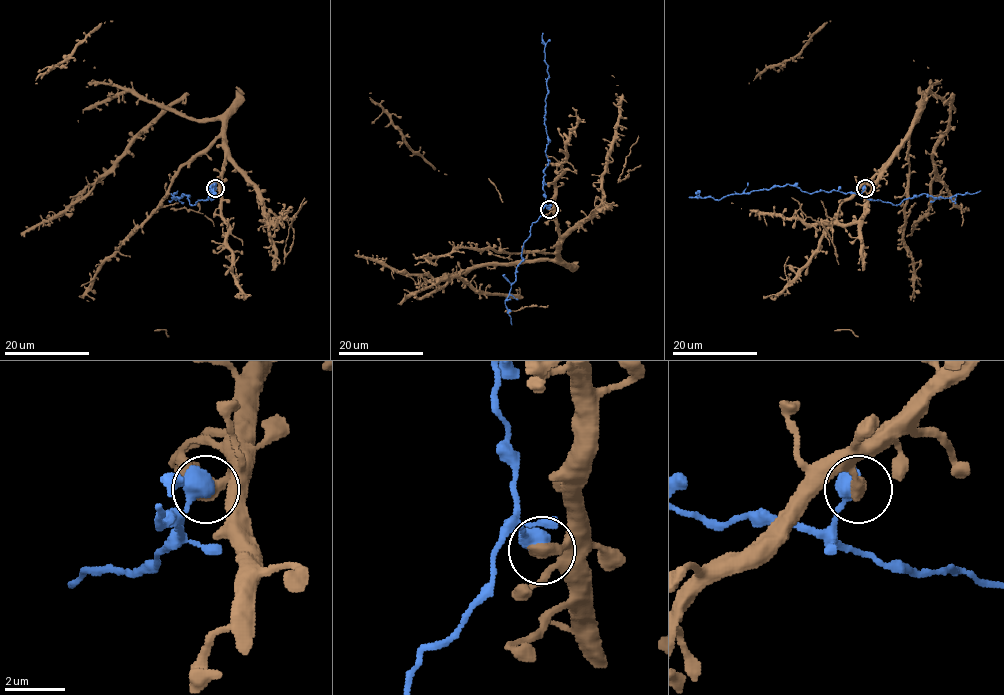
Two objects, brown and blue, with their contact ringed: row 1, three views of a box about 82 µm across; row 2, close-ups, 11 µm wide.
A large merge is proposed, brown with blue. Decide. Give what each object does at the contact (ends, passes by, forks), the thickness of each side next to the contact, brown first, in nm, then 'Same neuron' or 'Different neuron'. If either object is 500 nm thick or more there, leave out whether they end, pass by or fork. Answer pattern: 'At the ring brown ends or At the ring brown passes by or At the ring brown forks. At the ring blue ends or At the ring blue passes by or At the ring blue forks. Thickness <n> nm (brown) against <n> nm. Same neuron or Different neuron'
Thickness 480 nm (brown) against 650 nm. Different neuron

